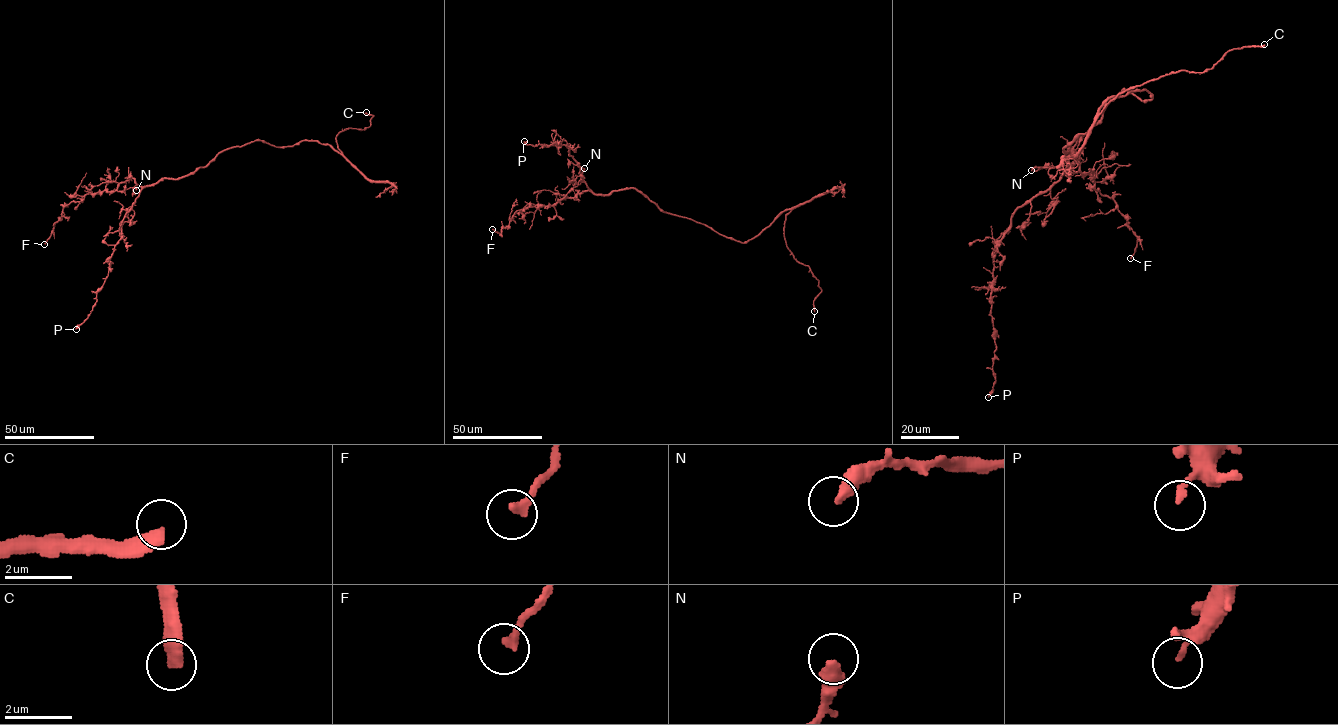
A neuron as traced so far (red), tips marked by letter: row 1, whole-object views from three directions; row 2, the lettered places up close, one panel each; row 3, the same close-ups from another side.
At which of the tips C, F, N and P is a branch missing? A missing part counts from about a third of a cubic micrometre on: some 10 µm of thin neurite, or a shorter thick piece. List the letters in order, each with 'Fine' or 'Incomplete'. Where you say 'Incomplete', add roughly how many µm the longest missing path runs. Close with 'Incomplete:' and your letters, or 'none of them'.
C: Incomplete. Missing length about 15 µm
F: Fine
N: Fine
P: Fine
Incomplete: C

